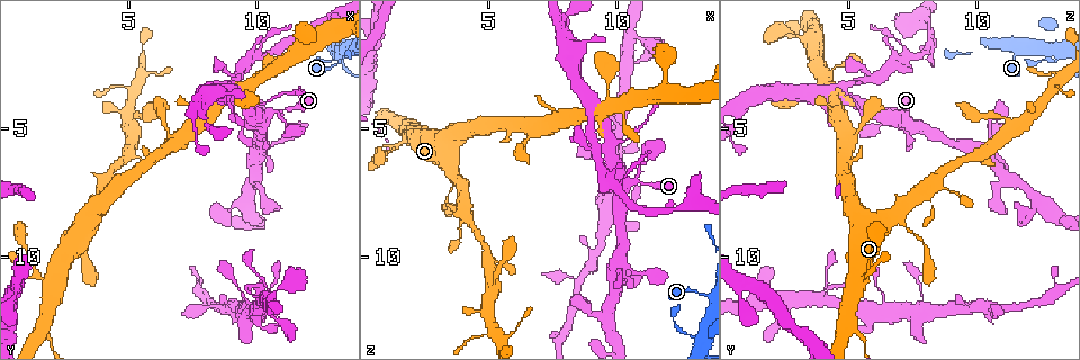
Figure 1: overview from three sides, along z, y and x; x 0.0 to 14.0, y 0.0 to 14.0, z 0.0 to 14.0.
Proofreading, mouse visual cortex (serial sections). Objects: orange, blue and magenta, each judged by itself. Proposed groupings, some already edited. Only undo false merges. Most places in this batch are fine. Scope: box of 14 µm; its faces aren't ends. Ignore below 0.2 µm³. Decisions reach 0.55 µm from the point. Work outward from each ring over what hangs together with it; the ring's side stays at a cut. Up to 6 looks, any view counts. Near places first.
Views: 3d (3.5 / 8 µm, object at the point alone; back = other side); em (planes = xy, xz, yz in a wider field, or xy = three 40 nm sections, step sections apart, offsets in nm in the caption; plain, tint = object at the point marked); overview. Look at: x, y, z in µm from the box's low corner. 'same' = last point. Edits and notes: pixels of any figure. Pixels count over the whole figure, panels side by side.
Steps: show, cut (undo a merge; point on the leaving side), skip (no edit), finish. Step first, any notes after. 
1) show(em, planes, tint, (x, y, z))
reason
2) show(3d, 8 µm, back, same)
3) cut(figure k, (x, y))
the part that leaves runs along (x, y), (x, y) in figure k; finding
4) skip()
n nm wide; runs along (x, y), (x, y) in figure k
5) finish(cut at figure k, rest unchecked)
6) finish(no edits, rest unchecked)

show(3d, 8 µm, (11.1, 4.3, 7.1))
a narrow waist

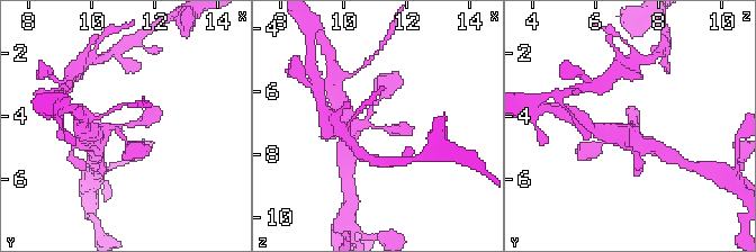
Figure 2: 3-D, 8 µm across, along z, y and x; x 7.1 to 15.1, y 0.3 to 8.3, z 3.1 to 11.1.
show(3d, 3.5 µm, (11.1, 4.3, 7.1))

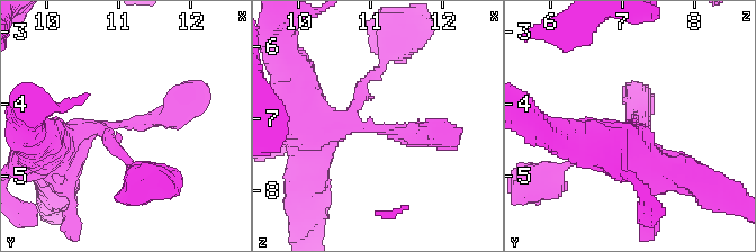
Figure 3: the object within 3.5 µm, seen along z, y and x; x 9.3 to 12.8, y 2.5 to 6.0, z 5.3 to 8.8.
show(em, xy, step 1, tint, (11.05, 4.25, 7.15))

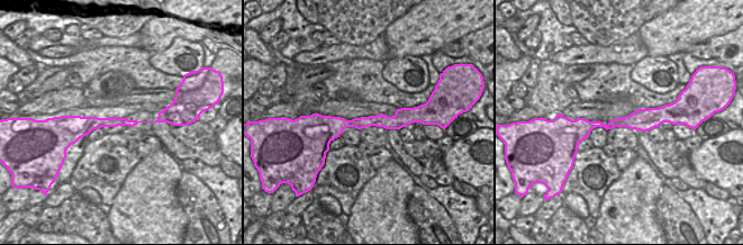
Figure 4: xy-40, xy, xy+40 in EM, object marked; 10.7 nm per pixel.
skip()
runs along (192, 98), (57, 143) in figure 3; one cell here

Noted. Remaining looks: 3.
show(3d, 3.5 µm, (13.4, 2.3, 11.4))

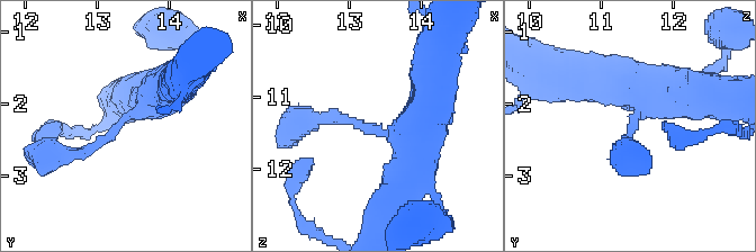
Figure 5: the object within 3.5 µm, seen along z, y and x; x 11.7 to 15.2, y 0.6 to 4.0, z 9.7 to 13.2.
show(em, xy, step 1, tint, (13.40, 2.25, 11.45))
shape alone is not enough

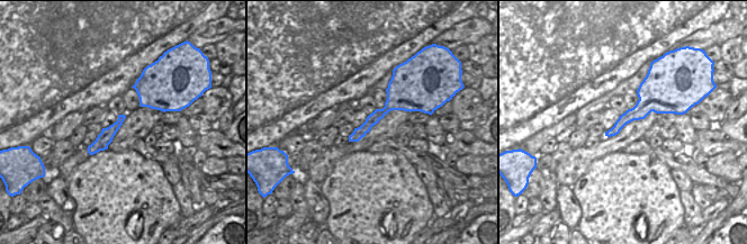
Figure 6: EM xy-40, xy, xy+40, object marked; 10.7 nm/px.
skip()
130 nm wide; runs along (417, 108), (390, 105), (351, 138) in figure 6; all the same cell

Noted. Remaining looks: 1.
finish(no edits, rest unchecked)

